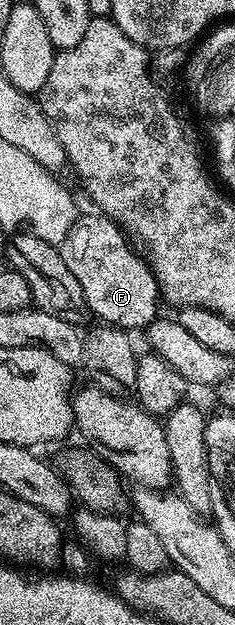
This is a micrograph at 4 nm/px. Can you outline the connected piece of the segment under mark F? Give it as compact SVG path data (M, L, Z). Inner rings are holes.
M80 214L66 234L66 238L58 246L62 254L62 262L66 262L67 268L74 273L78 286L82 286L84 302L89 313L97 316L97 321L113 328L133 330L132 328L147 329L158 316L156 307L162 304L160 295L160 283L154 278L151 265L143 255L140 256L128 245L129 237L123 228L111 220L109 216L95 214L96 216L85 216Z

